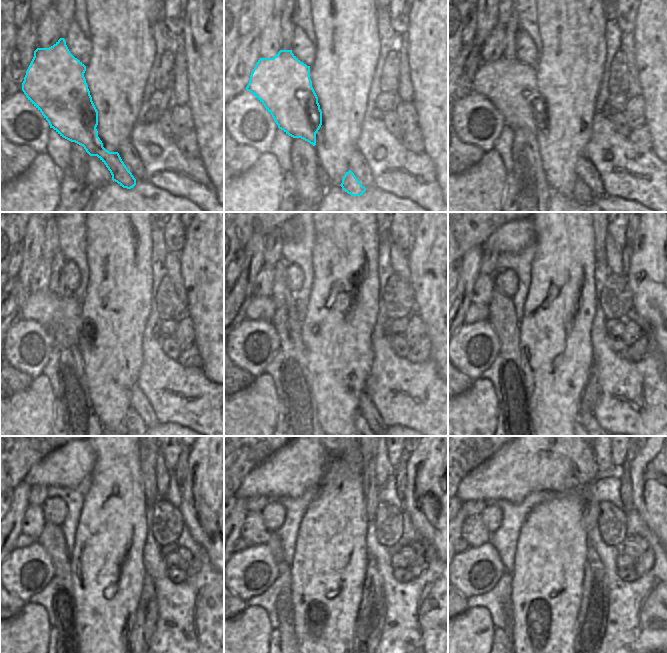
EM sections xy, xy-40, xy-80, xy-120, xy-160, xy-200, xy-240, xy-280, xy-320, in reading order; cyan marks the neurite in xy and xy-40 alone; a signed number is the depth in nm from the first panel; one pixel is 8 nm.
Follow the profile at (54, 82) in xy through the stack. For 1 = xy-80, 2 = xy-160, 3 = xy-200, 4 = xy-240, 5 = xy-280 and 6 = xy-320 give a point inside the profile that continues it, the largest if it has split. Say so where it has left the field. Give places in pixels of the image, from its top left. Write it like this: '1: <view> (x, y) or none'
1: xy-80 (510, 85)
2: xy-160 (260, 307)
3: xy-200 (476, 312)
4: xy-240 (23, 540)
5: xy-280 (244, 544)
6: xy-320 (468, 546)

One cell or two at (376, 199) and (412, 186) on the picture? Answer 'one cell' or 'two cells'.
two cells

